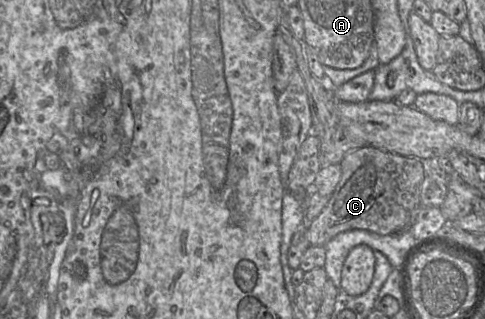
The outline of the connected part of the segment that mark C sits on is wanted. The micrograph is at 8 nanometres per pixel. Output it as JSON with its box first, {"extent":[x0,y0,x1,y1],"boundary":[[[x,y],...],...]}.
{"extent":[306,145,426,247],"boundary":[[[366,145],[347,153],[339,165],[341,167],[341,177],[333,194],[331,195],[330,199],[328,200],[327,204],[325,205],[321,213],[314,220],[310,222],[306,222],[307,235],[308,235],[309,242],[311,243],[312,246],[324,247],[335,236],[349,230],[357,230],[357,229],[367,230],[379,235],[389,235],[389,234],[400,233],[402,231],[408,230],[408,228],[413,223],[416,217],[417,210],[421,206],[421,187],[426,177],[425,167],[421,160],[417,158],[401,156],[395,153],[391,153],[385,150],[381,150],[381,149]]]}

